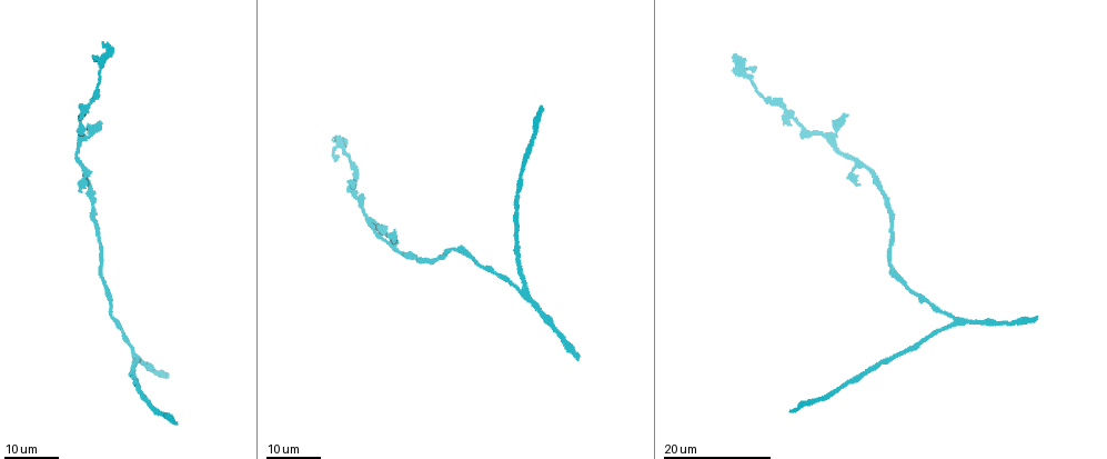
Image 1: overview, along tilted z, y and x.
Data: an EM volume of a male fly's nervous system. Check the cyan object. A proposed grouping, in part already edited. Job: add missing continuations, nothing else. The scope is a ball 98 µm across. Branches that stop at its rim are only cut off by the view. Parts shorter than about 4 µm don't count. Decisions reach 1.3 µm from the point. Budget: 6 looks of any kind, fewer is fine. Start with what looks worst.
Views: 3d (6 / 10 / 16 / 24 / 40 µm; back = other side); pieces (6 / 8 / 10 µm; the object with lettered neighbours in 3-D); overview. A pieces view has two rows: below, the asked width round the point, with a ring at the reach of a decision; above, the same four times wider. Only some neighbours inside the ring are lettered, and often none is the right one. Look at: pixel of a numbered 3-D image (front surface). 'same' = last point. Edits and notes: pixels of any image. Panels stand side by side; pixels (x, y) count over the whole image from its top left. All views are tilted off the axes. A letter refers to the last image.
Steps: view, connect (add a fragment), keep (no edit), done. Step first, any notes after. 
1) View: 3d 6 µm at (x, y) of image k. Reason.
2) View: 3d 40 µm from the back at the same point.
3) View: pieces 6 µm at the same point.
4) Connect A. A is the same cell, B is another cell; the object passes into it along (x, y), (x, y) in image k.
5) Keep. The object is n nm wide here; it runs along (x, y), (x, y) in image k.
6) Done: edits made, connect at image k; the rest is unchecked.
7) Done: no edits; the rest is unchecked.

View: 3d 16 µm at (848, 117) of image 1. Free end.

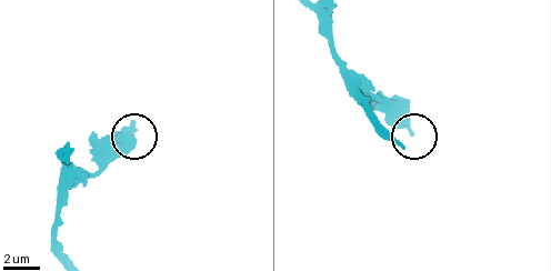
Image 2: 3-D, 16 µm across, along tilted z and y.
View: pieces 8 µm at (410, 133) of image 2.

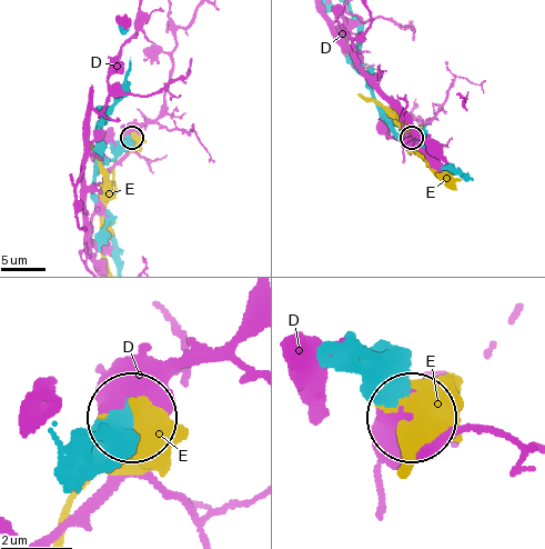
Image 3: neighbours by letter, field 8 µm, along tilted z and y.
Keep. D and E are other cells; no lettered fragment goes on from it.

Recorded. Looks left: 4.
View: 3d 24 µm at (335, 159) of image 1. An open end.

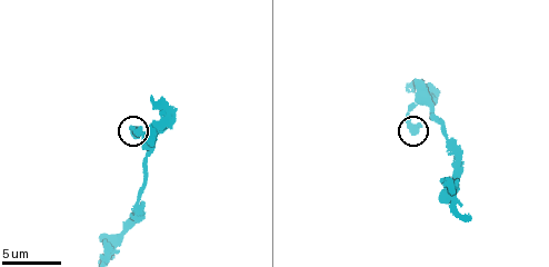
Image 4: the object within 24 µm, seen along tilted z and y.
View: pieces 6 µm at (416, 133) of image 4. See the neighbours.

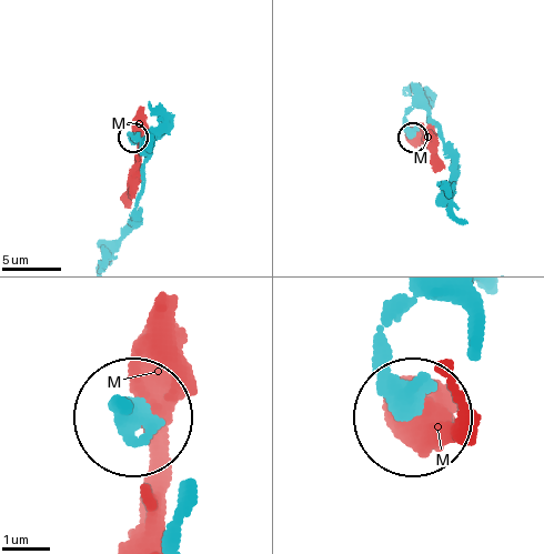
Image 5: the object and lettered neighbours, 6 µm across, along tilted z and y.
Keep. M is another cell; no lettered fragment goes on from it.

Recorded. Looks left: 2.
View: 3d 16 µm at (78, 191) of image 1. An open end.

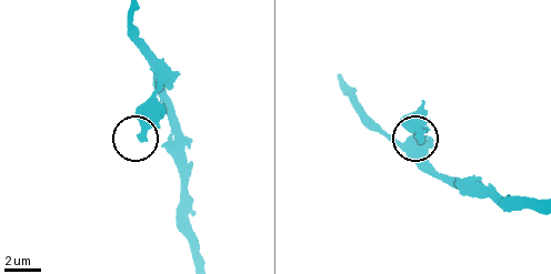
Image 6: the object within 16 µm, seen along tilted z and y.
View: pieces 10 µm at (419, 142) of image 6. What lies round it.

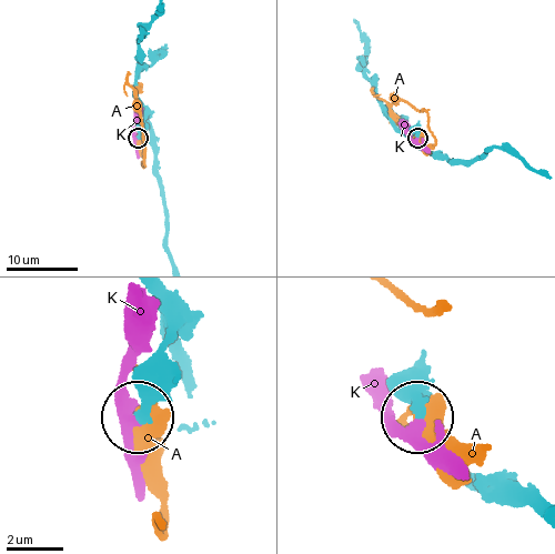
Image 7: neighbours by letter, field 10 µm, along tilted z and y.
Keep. The object is 250 nm wide here; A and K are other cells; none of them fits.

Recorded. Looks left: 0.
Done: no edits; the rest is unchecked.

